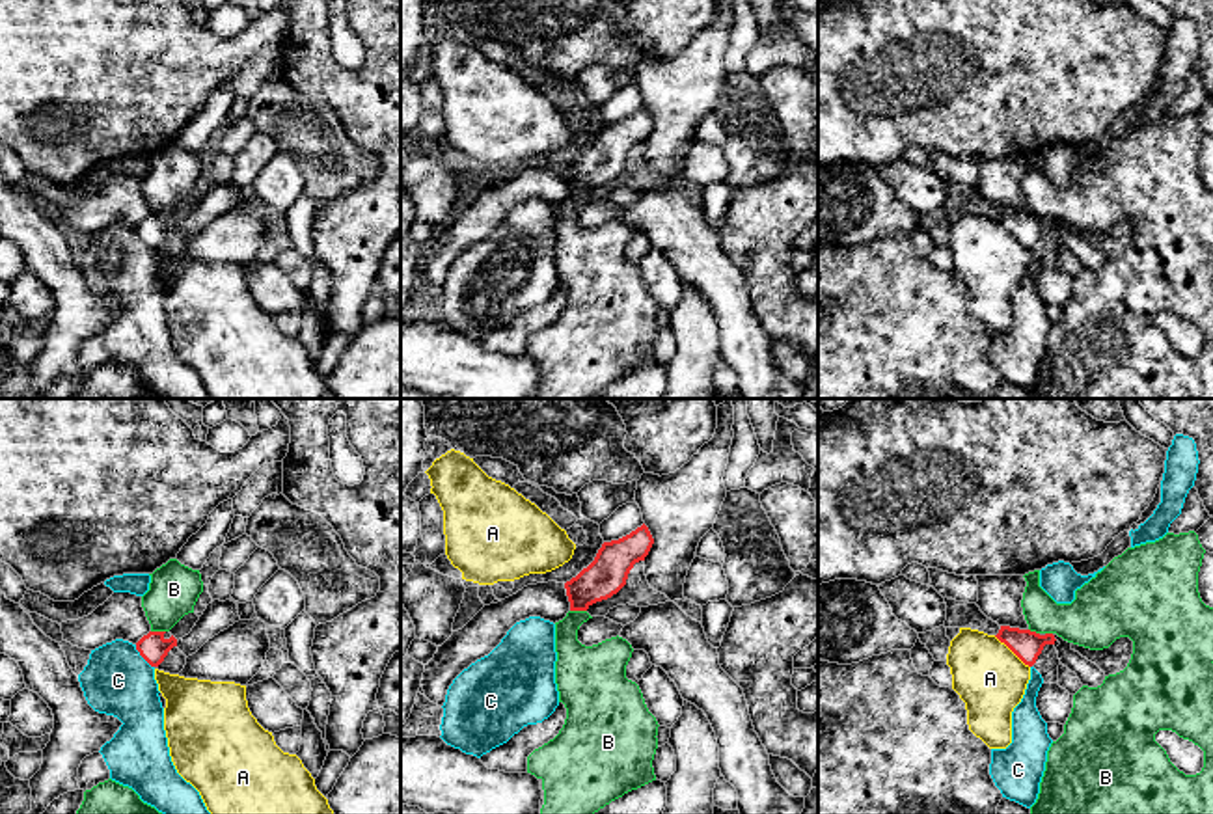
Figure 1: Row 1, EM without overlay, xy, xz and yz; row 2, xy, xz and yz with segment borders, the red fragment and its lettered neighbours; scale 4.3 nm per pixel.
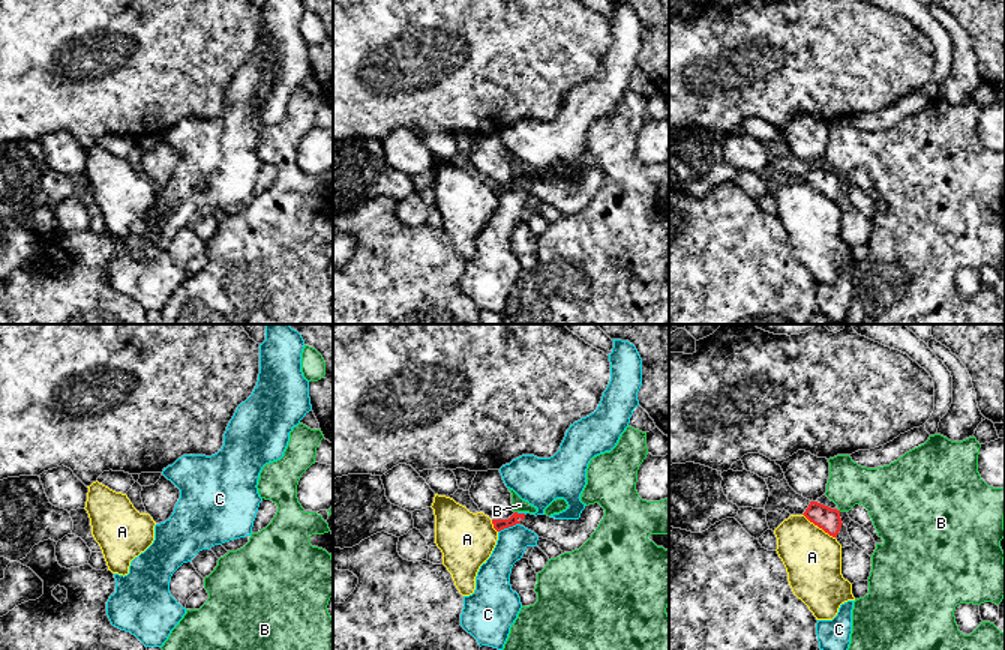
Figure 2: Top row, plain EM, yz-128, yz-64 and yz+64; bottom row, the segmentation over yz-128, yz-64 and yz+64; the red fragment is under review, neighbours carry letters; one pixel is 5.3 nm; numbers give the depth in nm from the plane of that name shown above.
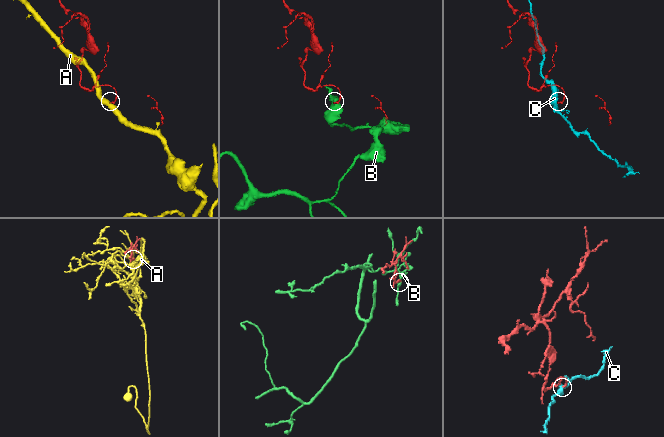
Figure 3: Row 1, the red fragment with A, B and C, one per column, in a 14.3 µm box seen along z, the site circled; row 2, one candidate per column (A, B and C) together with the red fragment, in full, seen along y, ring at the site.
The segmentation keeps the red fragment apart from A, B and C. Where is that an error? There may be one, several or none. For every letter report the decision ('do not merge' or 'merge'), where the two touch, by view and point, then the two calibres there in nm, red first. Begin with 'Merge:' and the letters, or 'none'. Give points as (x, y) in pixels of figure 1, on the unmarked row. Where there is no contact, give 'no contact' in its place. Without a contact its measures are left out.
Merge: none
A: do not merge; meets red in yz at (1012, 233); 130 nm thick on the red side, 300 nm on the other
B: do not merge; meets red in xz at (578, 192); 170 nm thick on the red side, 200 nm on the other
C: do not merge; meets red in xy at (142, 239); 120 nm thick on the red side, 300 nm on the other

